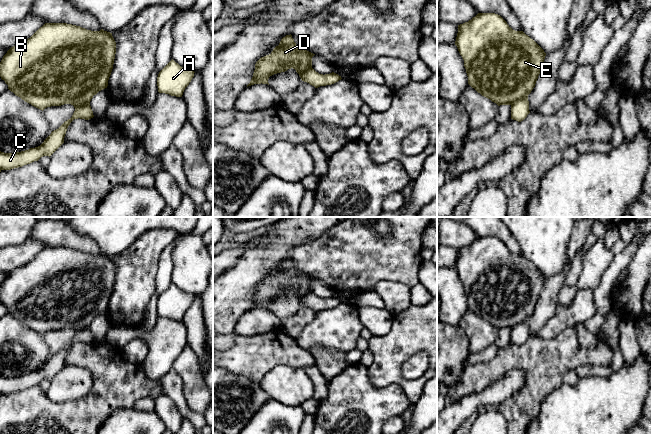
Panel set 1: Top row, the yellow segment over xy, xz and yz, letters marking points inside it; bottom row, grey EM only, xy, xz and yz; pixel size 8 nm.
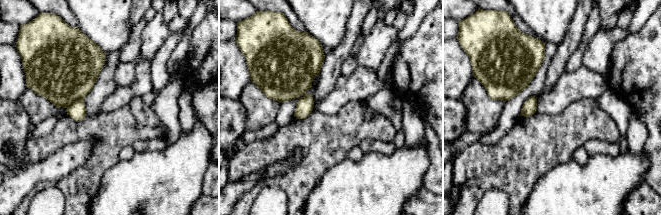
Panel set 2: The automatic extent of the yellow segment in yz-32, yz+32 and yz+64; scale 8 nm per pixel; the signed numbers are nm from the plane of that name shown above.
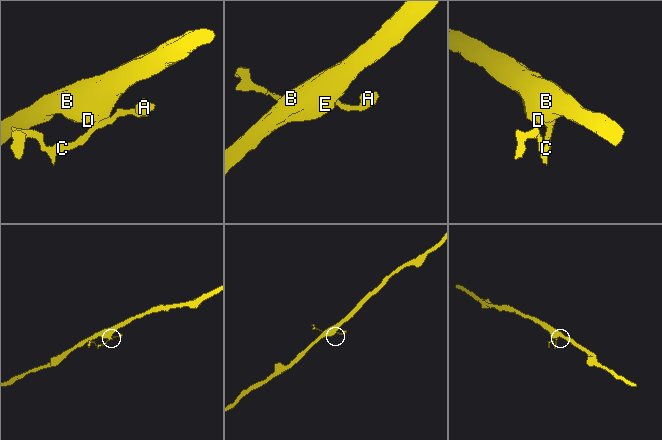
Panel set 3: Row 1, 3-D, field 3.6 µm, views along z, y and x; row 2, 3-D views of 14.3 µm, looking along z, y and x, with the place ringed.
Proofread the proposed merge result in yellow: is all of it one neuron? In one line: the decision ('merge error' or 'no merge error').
merge error

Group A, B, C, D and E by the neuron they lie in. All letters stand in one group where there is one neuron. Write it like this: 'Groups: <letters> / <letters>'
Groups: A C / B D E

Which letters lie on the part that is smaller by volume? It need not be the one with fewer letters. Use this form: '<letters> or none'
A, C

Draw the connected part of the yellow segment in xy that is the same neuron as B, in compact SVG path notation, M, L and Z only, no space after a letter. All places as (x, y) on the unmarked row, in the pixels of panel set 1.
M45 247L30 262L22 267L11 271L7 275L0 286L0 301L8 309L8 313L11 316L13 316L16 320L20 321L25 326L42 335L47 331L61 330L64 328L71 328L76 333L87 327L90 327L94 319L96 319L99 315L107 312L108 304L113 293L115 278L116 266L112 260L112 257L110 256L104 255L103 253L101 253L100 255L91 255L80 250L67 247Z

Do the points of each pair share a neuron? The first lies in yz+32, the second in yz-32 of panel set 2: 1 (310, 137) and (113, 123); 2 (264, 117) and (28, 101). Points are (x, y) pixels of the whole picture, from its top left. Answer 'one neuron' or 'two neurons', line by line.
1: one neuron
2: one neuron

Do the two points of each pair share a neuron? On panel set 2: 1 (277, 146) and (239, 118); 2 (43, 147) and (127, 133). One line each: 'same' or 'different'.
1: different
2: same

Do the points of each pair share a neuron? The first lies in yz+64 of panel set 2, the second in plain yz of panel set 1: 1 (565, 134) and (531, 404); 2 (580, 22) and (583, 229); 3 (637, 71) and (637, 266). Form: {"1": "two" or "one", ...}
{"1": "one", "2": "one", "3": "one"}

